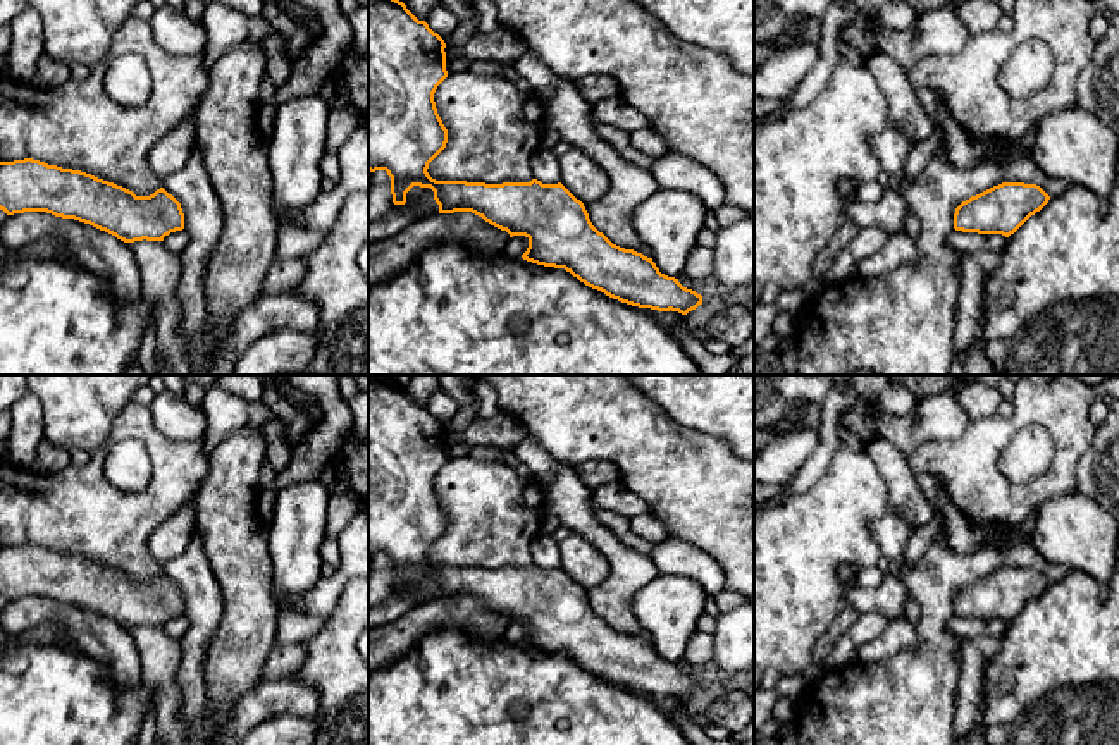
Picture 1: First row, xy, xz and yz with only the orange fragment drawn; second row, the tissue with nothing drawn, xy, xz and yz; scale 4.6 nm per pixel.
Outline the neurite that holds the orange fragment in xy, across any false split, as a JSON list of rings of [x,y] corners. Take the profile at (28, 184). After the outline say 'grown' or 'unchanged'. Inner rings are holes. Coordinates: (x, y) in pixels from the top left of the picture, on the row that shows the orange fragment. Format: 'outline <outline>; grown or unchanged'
outline [[[33,158],[0,162],[0,210],[7,215],[46,212],[55,217],[74,219],[124,243],[164,241],[170,232],[184,229],[181,203],[164,188],[150,196],[136,196],[133,191],[91,174],[48,165]]]; unchanged

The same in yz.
outline [[[1002,182],[962,201],[954,213],[954,229],[1009,237],[1048,200],[1036,184]]]; unchanged

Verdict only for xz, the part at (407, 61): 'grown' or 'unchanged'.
unchanged

